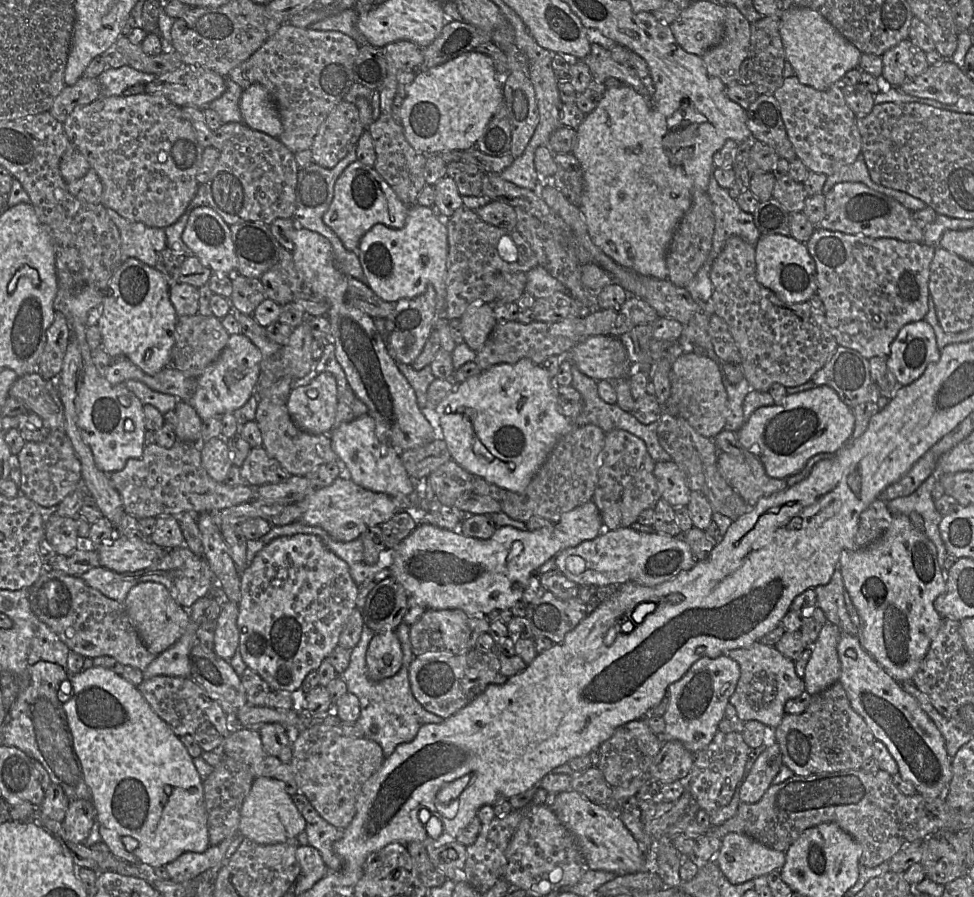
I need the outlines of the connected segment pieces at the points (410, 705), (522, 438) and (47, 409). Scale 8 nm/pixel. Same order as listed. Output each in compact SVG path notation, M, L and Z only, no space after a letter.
M404 622L396 629L403 652L400 670L394 676L377 682L368 677L366 664L367 648L375 633L364 624L360 640L351 652L350 663L340 675L346 683L348 692L354 694L359 700L360 715L355 724L362 729L363 738L375 741L381 746L385 758L390 756L398 745L412 741L421 726L438 724L444 720L425 710L412 694L409 666L415 656L412 652L409 632L410 626Z
M530 359L515 364L497 364L466 381L435 406L443 440L451 458L465 471L513 492L523 492L559 440L573 430L572 420L558 410L556 384L542 365Z
M39 372L19 377L9 389L9 397L21 400L42 420L46 430L65 431L63 405L57 387L58 377L44 379Z

